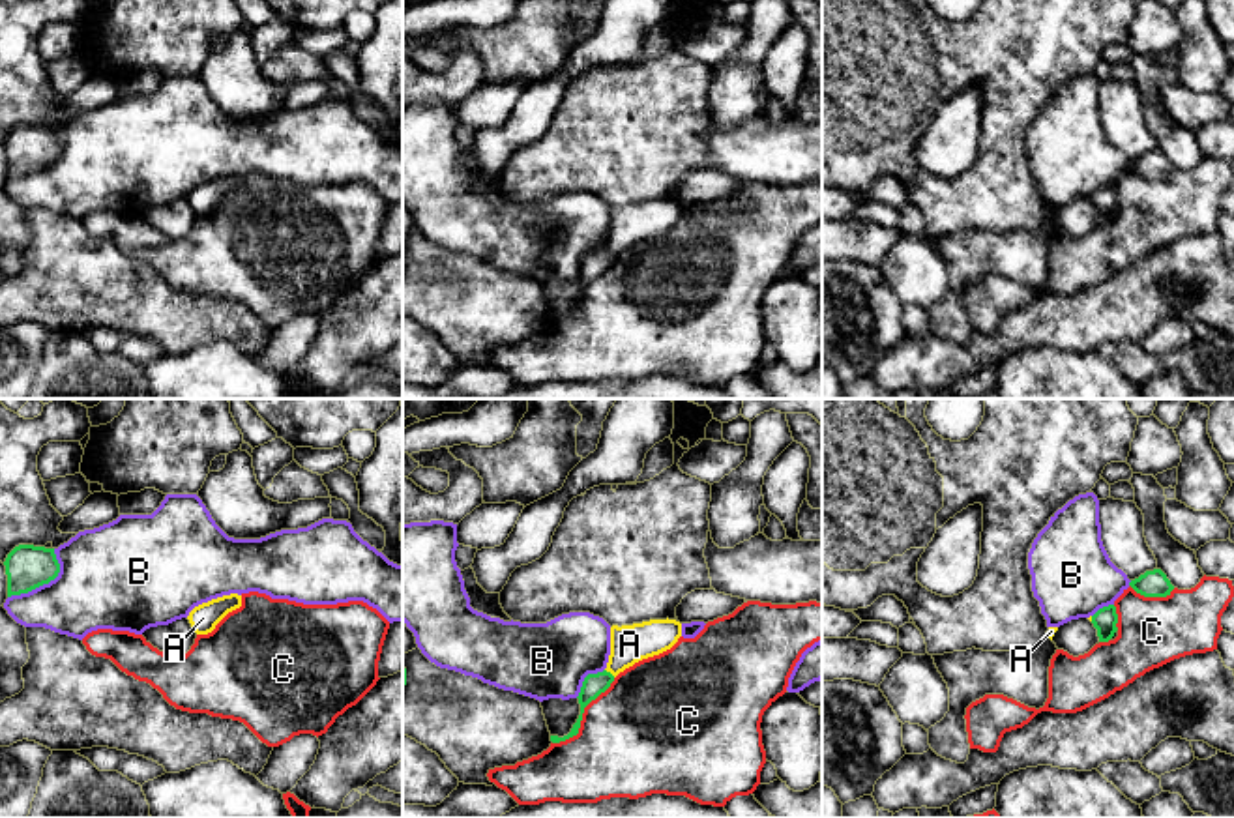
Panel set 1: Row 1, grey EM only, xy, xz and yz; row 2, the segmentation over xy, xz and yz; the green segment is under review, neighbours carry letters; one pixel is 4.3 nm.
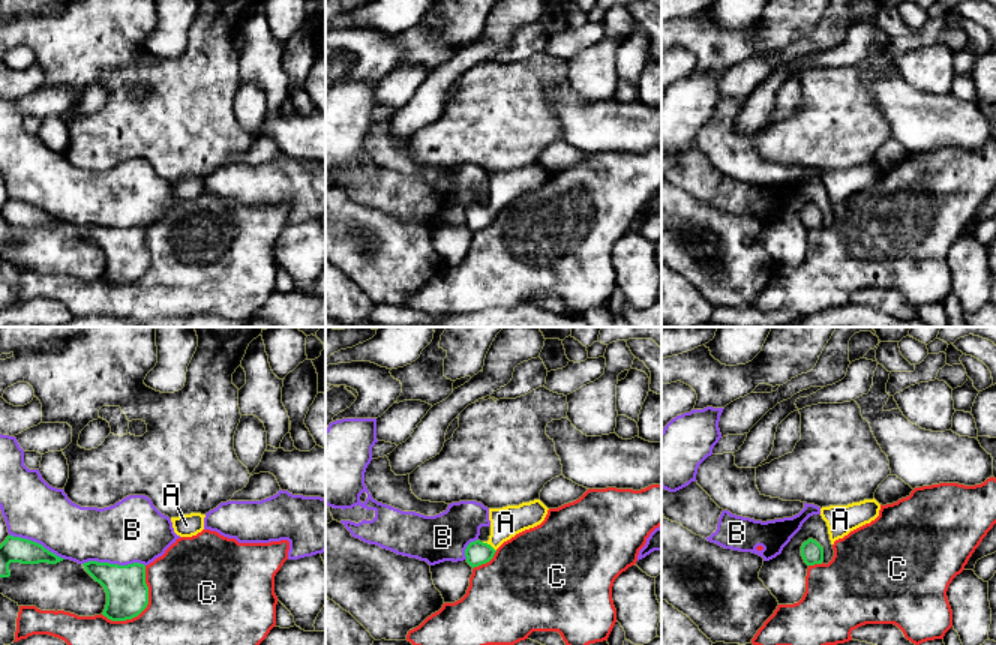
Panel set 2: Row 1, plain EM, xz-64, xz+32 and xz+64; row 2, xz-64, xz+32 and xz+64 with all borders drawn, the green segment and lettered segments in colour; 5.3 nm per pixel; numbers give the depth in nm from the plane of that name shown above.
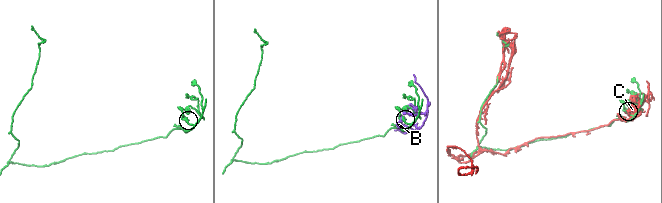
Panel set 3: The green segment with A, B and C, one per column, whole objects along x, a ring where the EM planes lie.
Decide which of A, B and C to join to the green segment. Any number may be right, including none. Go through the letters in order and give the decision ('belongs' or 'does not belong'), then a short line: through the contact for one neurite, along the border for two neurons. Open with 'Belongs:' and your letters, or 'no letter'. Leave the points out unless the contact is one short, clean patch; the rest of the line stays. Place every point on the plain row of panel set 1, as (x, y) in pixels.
Belongs: A
A: belongs; line xz (594, 264), (609, 253), (630, 225)
B: does not belong
C: does not belong

